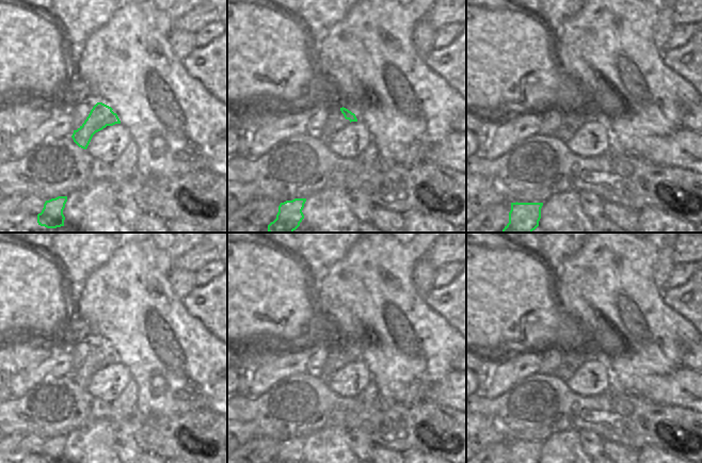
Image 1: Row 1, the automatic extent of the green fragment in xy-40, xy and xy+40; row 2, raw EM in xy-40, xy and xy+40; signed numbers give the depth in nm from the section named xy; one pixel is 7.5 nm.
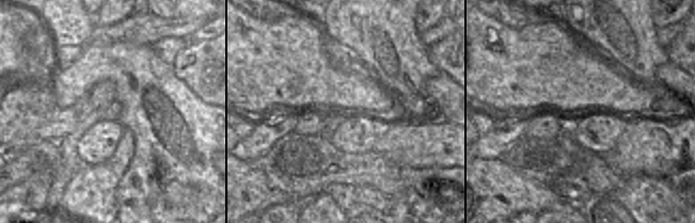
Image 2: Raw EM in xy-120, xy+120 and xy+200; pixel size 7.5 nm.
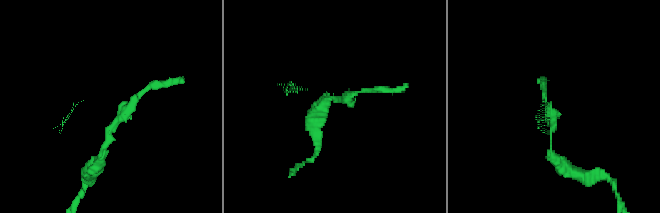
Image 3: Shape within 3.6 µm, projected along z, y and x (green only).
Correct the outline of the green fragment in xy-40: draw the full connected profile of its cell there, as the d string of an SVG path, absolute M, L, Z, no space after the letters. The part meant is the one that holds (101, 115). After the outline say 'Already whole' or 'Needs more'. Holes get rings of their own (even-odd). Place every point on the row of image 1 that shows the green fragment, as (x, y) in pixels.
M97 102L91 110L84 123L74 130L71 135L74 142L81 148L86 149L93 135L106 128L121 124L121 121L113 109L102 102Z. Already whole.

